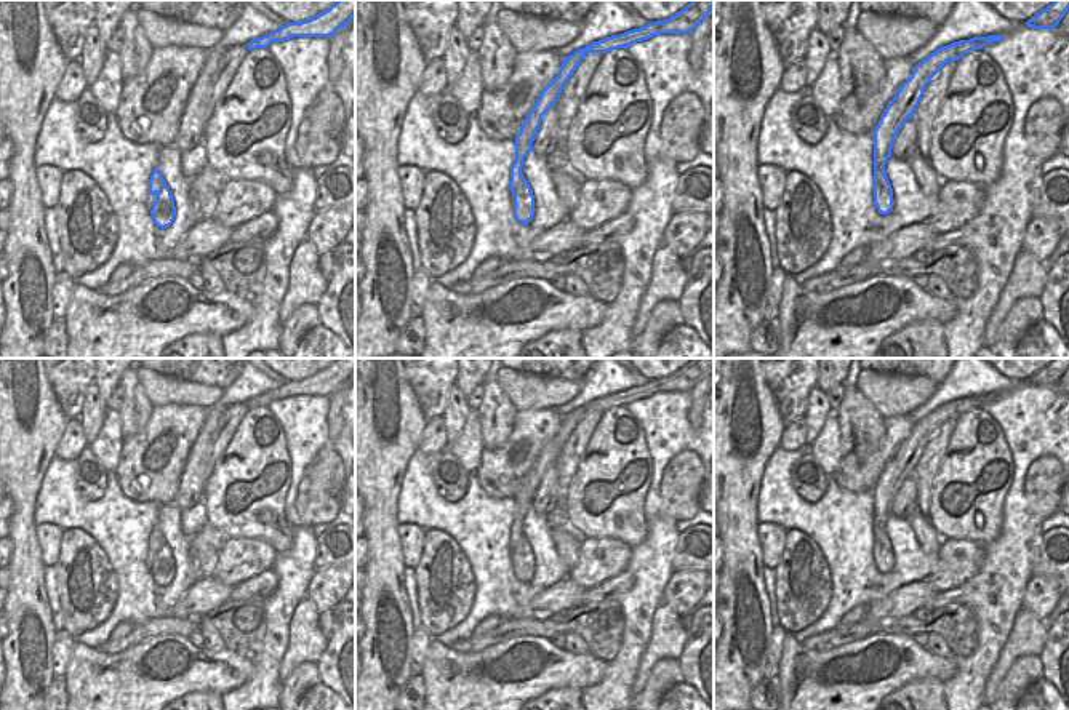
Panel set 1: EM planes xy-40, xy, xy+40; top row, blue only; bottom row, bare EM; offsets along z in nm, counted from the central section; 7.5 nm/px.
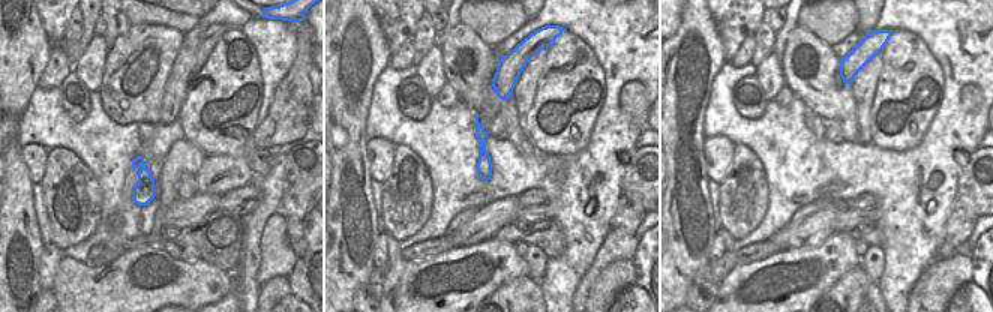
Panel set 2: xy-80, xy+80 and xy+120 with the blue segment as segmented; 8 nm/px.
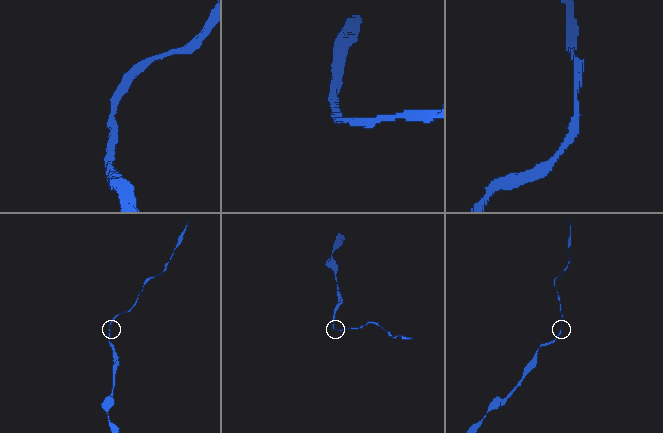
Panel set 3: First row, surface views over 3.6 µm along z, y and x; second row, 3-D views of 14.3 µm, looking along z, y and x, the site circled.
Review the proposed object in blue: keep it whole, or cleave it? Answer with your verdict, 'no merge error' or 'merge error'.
merge error

